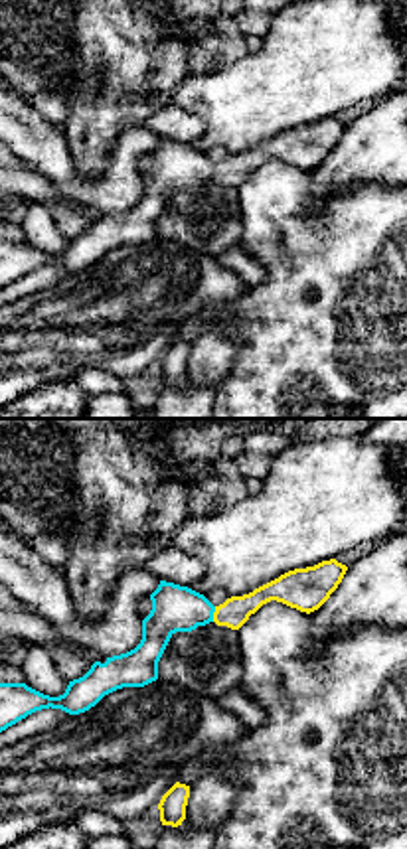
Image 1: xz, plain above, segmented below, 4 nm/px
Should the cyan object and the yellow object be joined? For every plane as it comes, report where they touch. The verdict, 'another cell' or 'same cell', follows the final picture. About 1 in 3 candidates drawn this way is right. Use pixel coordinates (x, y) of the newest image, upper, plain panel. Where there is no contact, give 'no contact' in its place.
meets cyan at (212, 172)

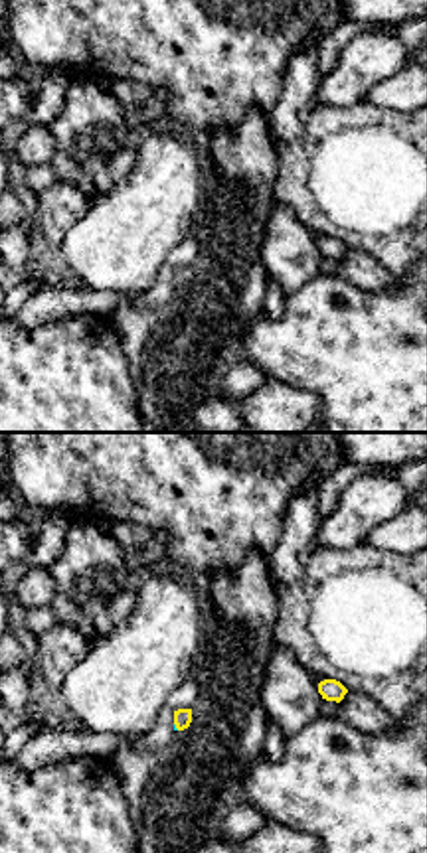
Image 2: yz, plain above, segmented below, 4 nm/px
meets cyan at (174, 285)

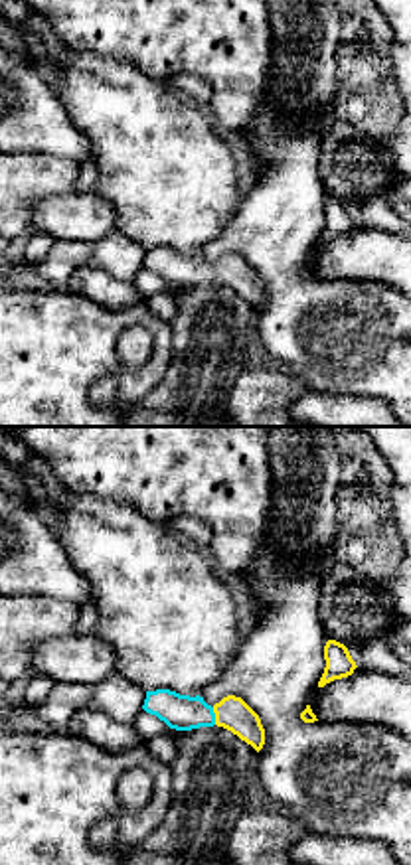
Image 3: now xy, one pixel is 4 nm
meets cyan at (214, 273)

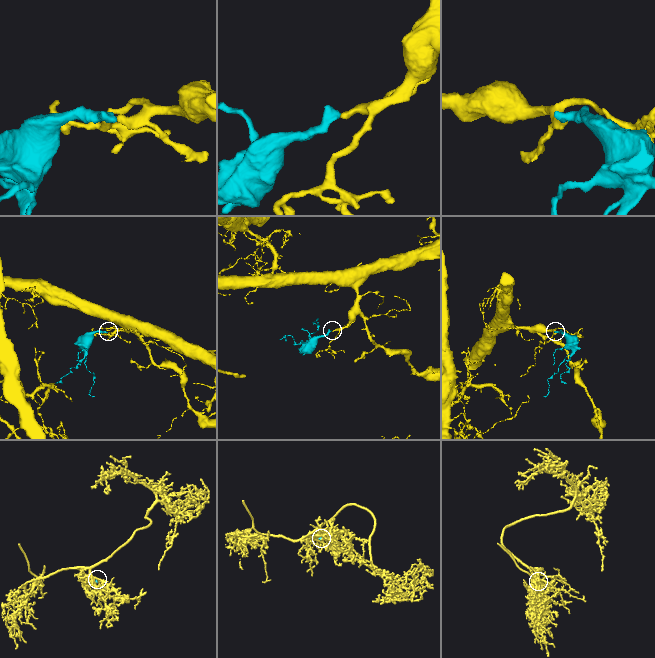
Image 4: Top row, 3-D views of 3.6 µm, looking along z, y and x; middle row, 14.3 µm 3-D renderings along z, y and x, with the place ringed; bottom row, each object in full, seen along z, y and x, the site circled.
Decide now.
same cell

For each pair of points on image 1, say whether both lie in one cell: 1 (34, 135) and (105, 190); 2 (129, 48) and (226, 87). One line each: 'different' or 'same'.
1: same
2: different

